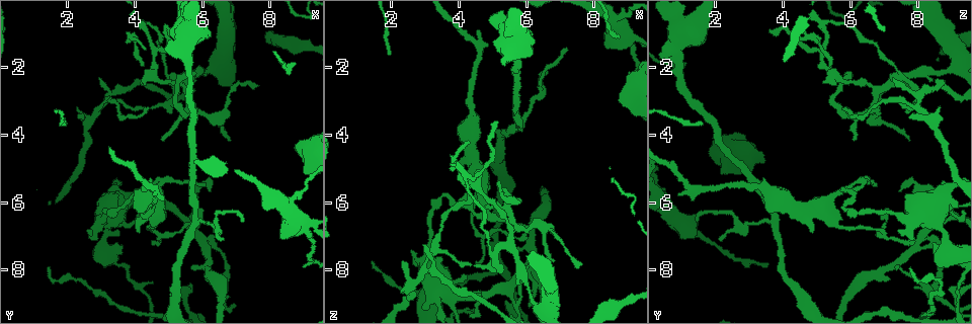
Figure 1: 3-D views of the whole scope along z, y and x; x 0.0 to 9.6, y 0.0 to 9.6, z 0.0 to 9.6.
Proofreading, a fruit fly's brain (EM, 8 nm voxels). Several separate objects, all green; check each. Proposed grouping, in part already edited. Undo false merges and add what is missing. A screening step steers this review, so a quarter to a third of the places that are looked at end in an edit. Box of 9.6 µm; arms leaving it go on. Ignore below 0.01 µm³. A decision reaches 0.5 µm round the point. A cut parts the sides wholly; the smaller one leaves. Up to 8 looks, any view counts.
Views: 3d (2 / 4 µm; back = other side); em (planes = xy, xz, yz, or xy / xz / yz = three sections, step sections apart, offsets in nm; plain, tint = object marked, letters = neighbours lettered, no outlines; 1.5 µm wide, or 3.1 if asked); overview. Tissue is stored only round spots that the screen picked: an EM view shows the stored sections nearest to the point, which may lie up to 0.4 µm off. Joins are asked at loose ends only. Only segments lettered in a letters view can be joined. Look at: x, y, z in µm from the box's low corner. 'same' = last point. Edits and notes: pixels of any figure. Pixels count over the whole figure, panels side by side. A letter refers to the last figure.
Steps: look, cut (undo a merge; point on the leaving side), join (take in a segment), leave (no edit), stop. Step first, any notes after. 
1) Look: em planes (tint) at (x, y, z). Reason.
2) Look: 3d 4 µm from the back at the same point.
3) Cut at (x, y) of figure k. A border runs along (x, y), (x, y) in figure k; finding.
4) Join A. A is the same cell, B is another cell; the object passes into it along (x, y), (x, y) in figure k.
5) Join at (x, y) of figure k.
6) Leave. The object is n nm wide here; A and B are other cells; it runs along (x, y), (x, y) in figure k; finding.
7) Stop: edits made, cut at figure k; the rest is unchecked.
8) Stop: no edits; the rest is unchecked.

Look: 3d 4 µm at (6.15, 5.50, 6.70). Branch stops here.

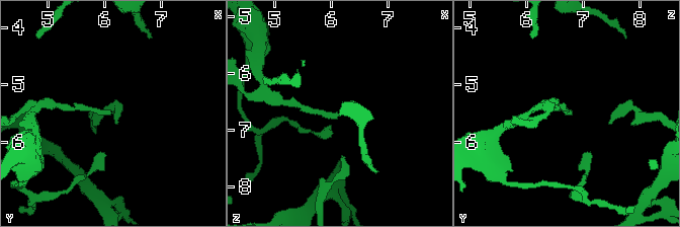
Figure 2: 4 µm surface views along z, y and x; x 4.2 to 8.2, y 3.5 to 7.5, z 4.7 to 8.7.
Look: em yz step 4 (letters) at (6.15, 5.50, 6.75).

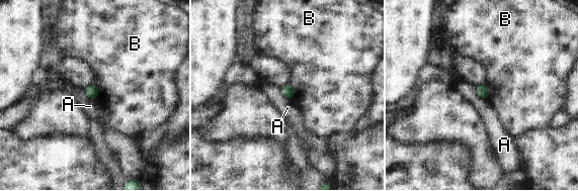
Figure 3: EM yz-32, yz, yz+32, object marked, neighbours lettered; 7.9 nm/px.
Look: em xy step 8 (letters) at the same point.

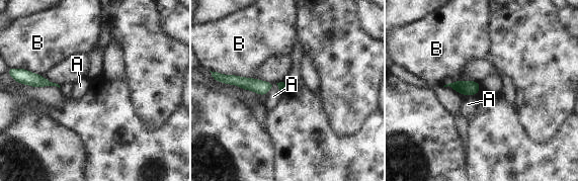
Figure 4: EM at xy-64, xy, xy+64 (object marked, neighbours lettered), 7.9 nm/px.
Leave. A and B are other cells; a border runs along (222, 73), (251, 78) in figure 4; none of them fits.

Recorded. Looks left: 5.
Look: em planes (letters) at (4.55, 7.10, 7.95). Thin end.

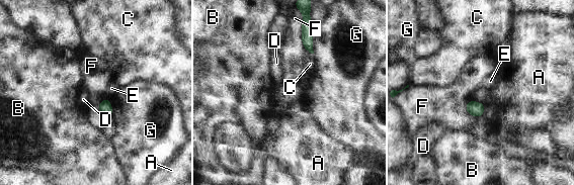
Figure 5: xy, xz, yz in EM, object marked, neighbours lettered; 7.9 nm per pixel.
Leave. The longest contact is with F, 180 nm; A, B, C, D, E, F and G are other cells; a border runs along (486, 103), (482, 115) in figure 5; no lettered segment goes on from it.

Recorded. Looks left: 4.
Look: 3d 2 µm at (5.80, 2.20, 6.00). Tapers out.

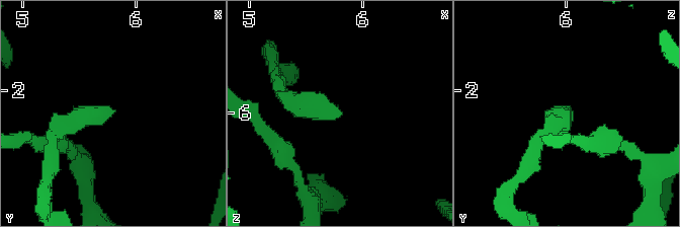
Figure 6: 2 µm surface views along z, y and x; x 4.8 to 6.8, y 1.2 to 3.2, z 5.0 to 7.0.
Look: em xz step 4 (letters) at (5.80, 2.12, 6.02). Need the tissue.

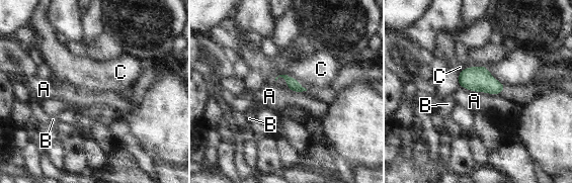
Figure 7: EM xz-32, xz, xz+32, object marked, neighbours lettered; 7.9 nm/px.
Look: em planes (letters) at the same point.

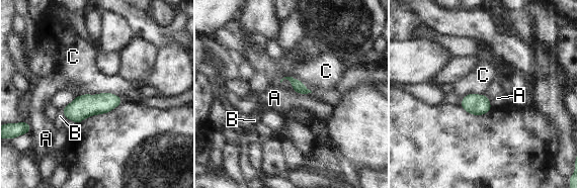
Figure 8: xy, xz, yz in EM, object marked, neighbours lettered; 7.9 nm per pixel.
Leave. The object is 90 nm wide here; A, B and C are other cells; a border runs along (279, 80), (298, 78), (311, 91) in figure 8; none of them fits.

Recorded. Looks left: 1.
Stop: no edits; the rest is unchecked.

